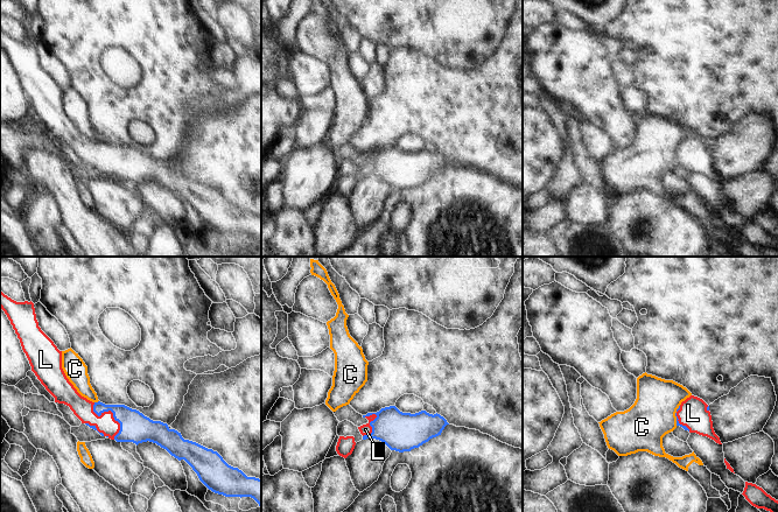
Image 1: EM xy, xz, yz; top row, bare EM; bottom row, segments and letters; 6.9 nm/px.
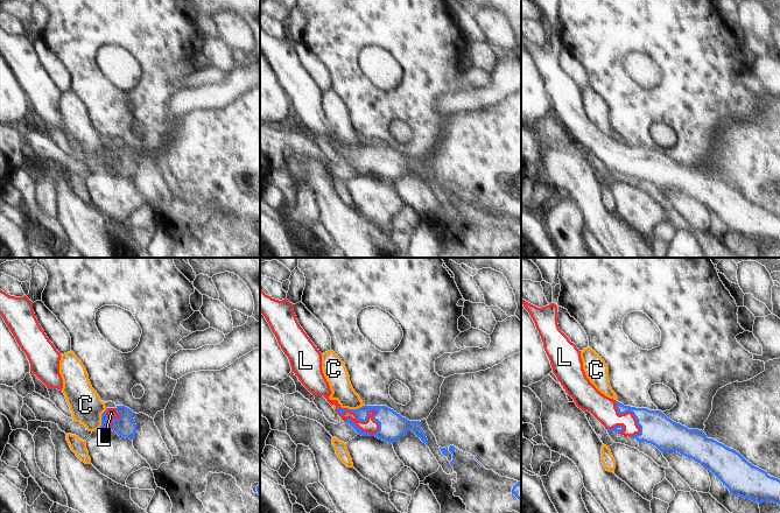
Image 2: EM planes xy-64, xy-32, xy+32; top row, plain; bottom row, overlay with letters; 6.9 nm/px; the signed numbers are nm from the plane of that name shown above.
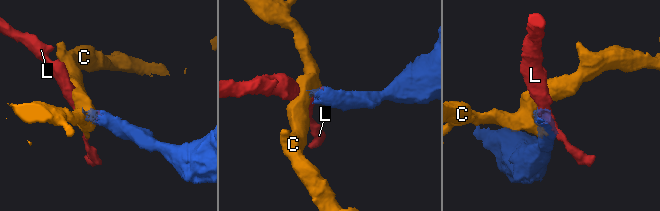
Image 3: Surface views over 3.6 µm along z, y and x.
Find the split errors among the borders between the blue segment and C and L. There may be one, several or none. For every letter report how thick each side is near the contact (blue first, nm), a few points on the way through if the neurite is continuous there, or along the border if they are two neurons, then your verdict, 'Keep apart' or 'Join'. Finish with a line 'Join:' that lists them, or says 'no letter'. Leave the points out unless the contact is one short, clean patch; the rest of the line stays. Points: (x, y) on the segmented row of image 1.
C: Thickness 20 nm (blue) against 320 nm. Boundary: yz (679, 405), (675, 412), (675, 425). Keep apart
L: Thickness 200 nm (blue) against 140 nm. Path across: xy (134, 427), (125, 425), (112, 412), (96, 415), (83, 408). Join
Join: L

